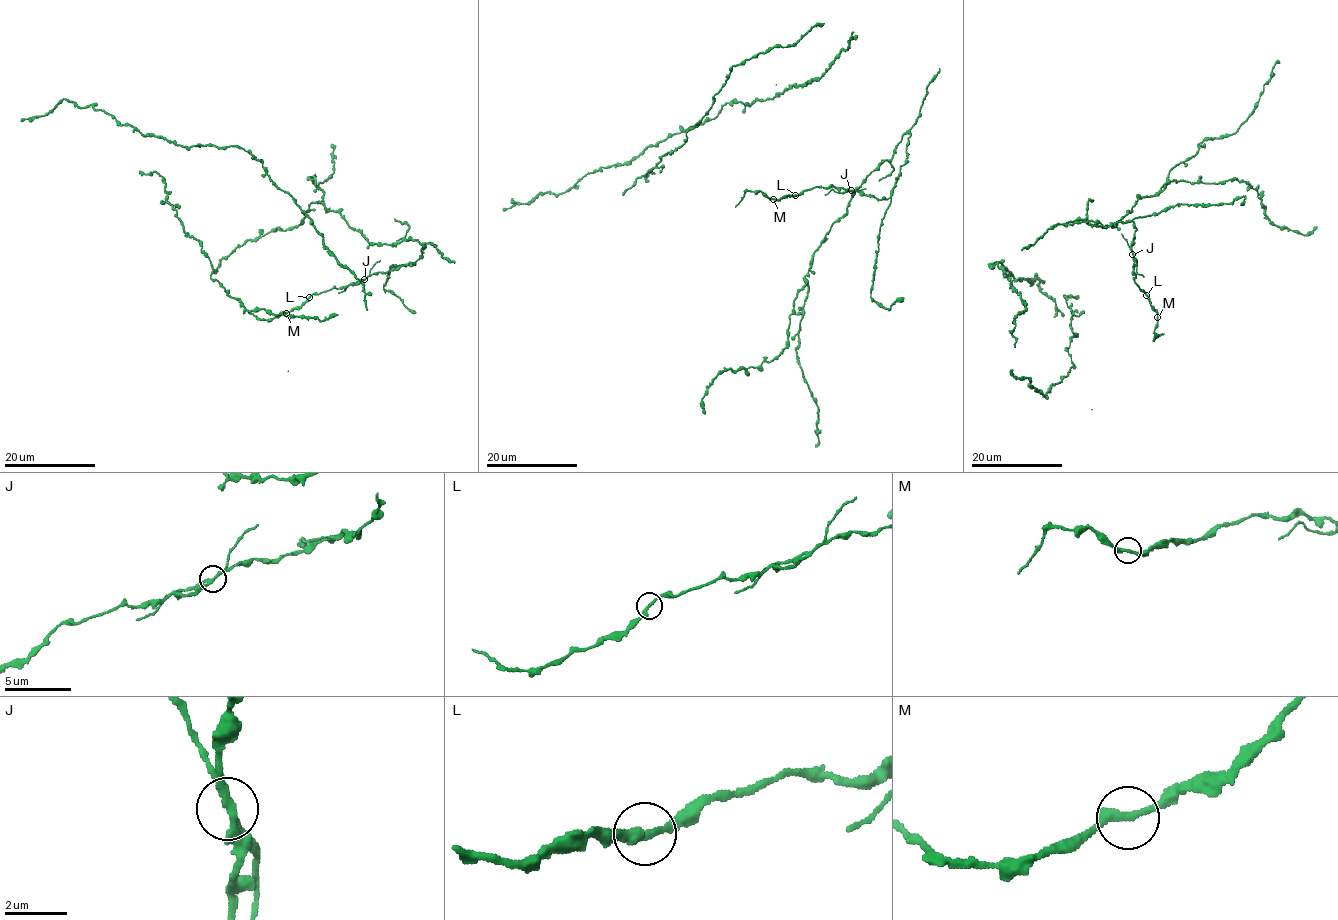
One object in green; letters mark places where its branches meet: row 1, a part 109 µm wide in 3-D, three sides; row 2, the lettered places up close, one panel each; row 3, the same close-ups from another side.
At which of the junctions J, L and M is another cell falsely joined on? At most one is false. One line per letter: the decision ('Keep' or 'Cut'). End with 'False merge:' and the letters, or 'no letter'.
J: Cut
L: Keep
M: Keep
False merge: J

